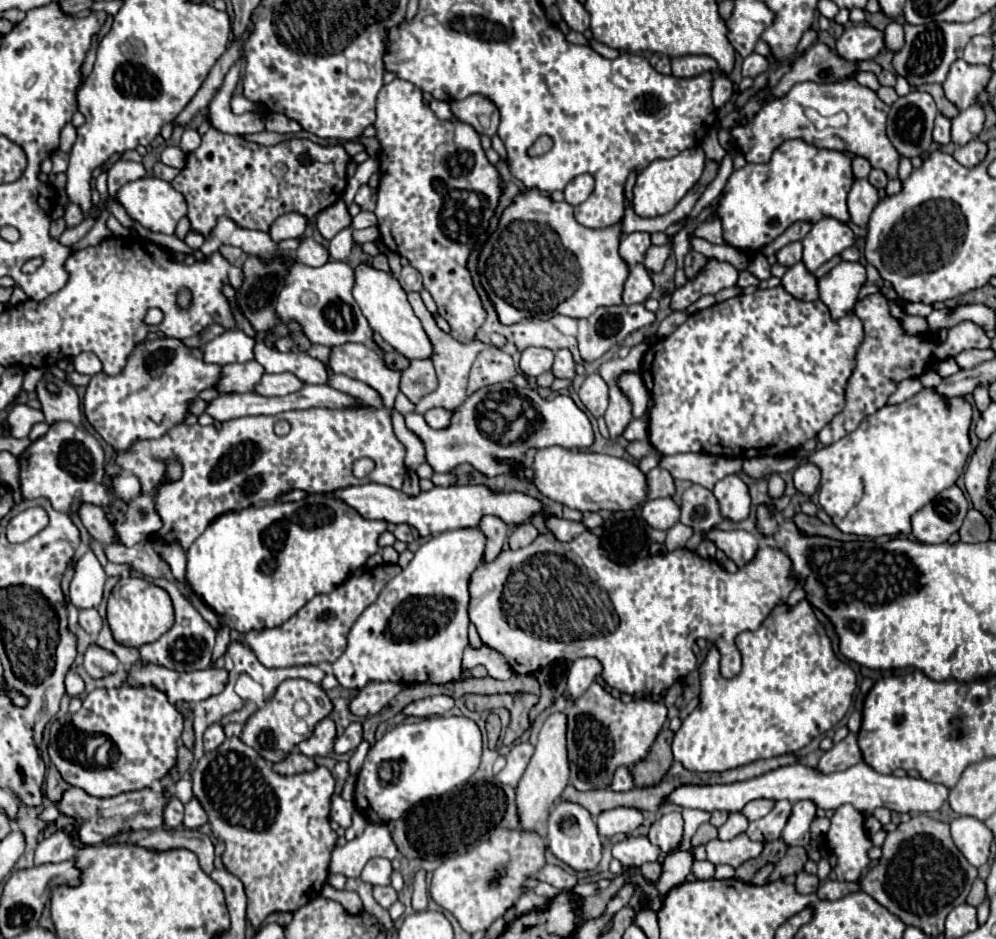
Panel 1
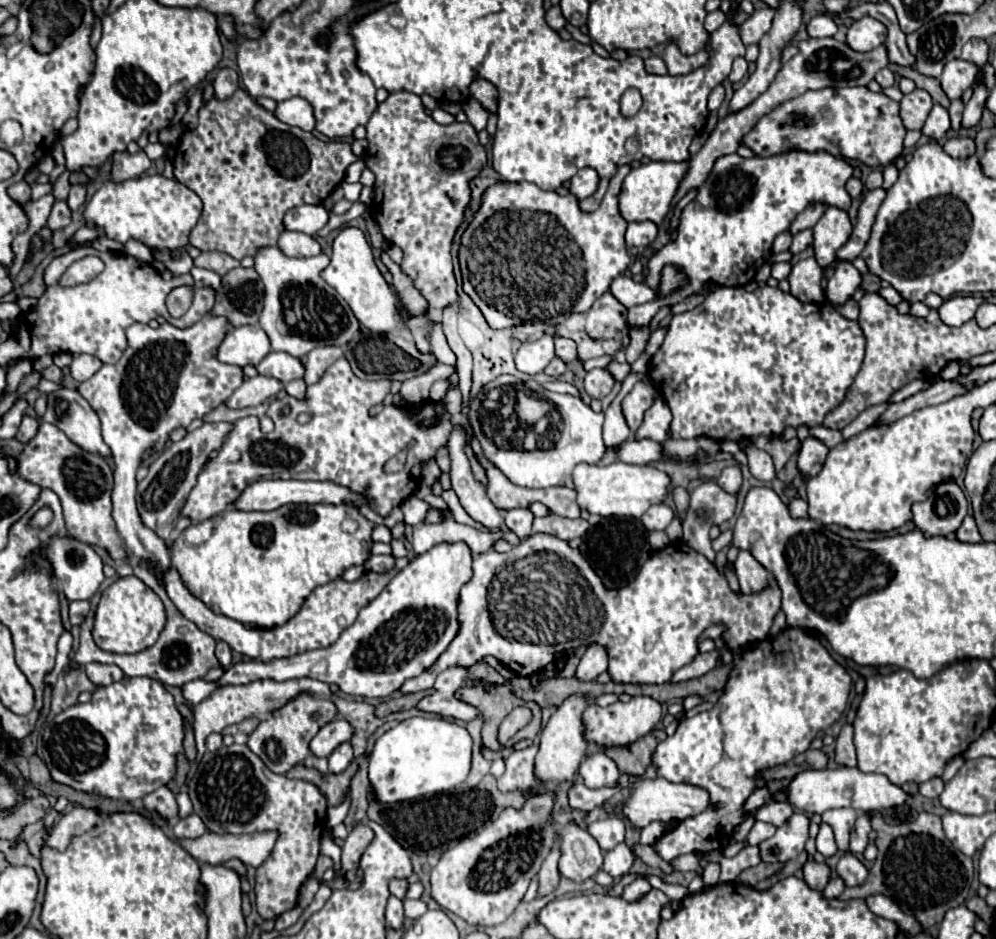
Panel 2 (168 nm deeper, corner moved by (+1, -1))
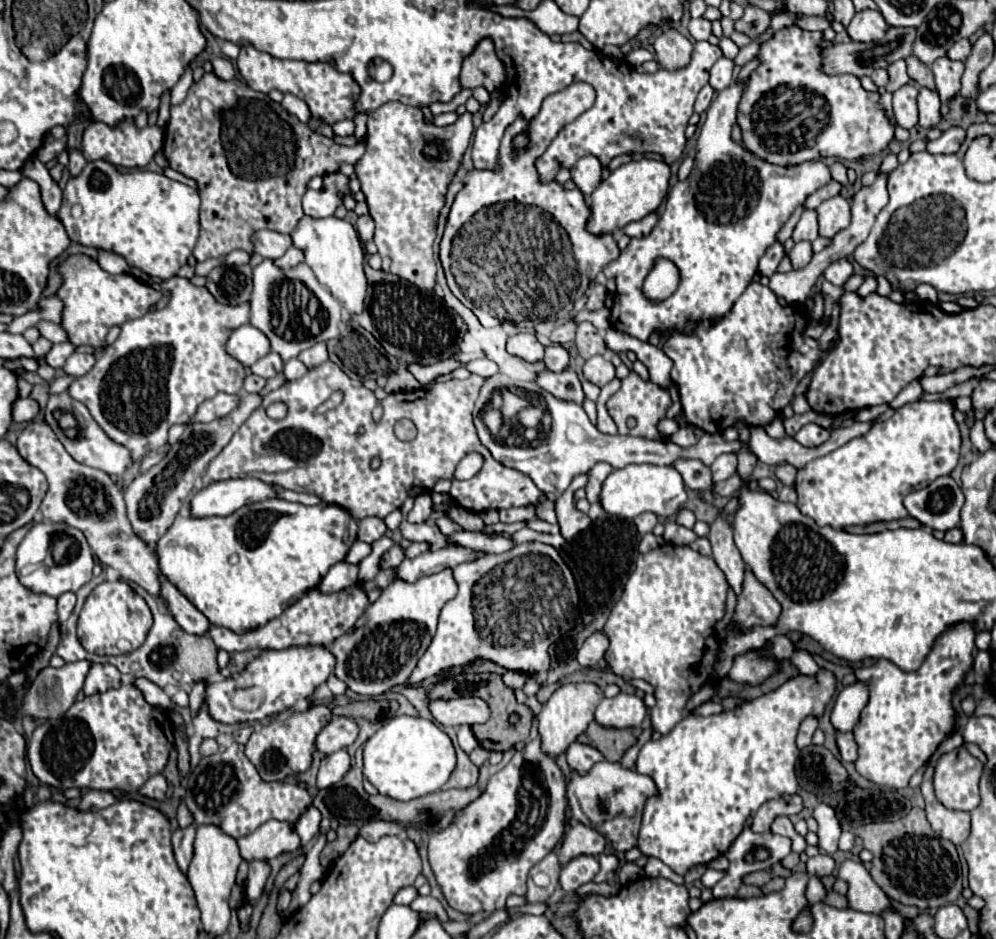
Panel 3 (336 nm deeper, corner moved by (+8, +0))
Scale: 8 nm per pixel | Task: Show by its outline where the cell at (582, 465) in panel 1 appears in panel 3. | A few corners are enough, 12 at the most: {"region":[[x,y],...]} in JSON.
{"region":[[627,465],[601,491],[609,515],[677,515],[687,489],[669,465]]}

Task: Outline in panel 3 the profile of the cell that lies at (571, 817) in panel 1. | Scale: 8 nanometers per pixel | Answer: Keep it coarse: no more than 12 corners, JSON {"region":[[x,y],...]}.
{"region":[[581,855],[561,867],[559,883],[573,893],[597,871],[595,857]]}

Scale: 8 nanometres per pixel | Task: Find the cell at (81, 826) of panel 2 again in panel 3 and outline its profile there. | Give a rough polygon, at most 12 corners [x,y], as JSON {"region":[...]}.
{"region":[[87,791],[79,809],[103,809],[117,801],[111,791]]}

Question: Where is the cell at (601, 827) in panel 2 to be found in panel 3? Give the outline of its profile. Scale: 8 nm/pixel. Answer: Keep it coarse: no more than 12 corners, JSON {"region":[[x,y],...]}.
{"region":[[575,823],[557,851],[565,865],[579,855],[597,857],[605,837]]}

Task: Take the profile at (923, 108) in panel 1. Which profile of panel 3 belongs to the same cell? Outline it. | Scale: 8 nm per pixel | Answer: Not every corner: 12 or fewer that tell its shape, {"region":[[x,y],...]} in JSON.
{"region":[[917,87],[893,93],[893,111],[901,127],[917,125]]}

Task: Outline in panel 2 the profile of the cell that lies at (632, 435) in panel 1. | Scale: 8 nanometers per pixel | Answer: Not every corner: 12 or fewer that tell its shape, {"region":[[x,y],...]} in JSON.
{"region":[[662,398],[646,410],[636,440],[668,438],[672,412]]}

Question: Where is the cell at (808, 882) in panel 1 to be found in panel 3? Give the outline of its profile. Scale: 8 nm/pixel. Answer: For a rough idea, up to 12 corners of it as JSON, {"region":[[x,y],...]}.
{"region":[[823,853],[807,861],[807,873],[815,877],[831,875],[835,861]]}

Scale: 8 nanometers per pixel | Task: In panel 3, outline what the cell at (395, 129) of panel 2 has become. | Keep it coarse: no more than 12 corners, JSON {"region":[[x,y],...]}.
{"region":[[385,103],[355,171],[391,273],[435,287],[437,217],[471,133]]}

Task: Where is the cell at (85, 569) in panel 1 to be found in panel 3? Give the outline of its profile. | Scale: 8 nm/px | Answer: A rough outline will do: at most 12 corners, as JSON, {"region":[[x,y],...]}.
{"region":[[33,523],[17,547],[17,577],[59,597],[93,577],[85,535]]}

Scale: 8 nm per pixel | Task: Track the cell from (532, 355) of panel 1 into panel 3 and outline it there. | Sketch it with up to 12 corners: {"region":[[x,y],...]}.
{"region":[[531,333],[507,339],[507,353],[541,361],[545,347]]}

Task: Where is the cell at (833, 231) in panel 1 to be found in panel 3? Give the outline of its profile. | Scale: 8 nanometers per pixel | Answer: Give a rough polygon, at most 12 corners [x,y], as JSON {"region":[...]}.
{"region":[[841,195],[817,207],[819,235],[833,237],[849,225],[849,201]]}

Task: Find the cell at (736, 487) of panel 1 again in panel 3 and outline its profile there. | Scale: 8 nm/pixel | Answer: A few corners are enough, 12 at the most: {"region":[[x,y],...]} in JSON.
{"region":[[723,453],[713,461],[713,481],[729,479],[737,471],[737,455]]}

